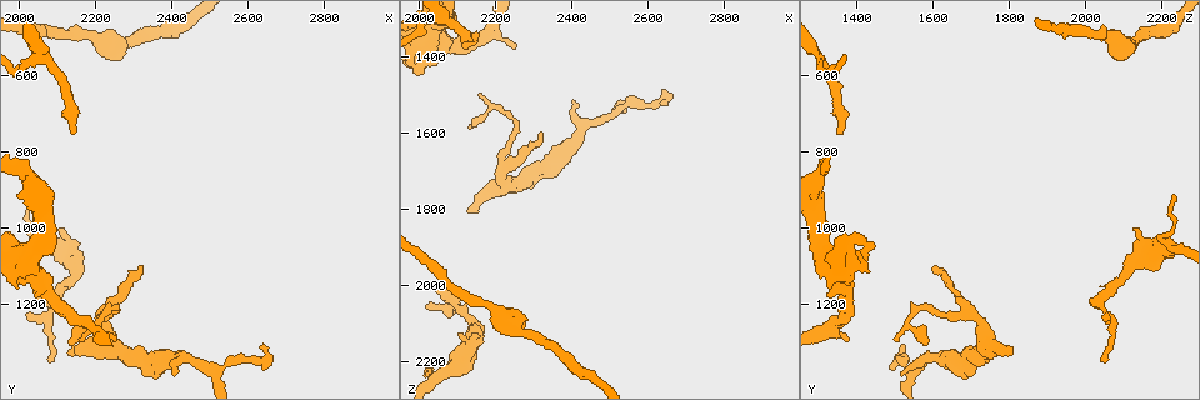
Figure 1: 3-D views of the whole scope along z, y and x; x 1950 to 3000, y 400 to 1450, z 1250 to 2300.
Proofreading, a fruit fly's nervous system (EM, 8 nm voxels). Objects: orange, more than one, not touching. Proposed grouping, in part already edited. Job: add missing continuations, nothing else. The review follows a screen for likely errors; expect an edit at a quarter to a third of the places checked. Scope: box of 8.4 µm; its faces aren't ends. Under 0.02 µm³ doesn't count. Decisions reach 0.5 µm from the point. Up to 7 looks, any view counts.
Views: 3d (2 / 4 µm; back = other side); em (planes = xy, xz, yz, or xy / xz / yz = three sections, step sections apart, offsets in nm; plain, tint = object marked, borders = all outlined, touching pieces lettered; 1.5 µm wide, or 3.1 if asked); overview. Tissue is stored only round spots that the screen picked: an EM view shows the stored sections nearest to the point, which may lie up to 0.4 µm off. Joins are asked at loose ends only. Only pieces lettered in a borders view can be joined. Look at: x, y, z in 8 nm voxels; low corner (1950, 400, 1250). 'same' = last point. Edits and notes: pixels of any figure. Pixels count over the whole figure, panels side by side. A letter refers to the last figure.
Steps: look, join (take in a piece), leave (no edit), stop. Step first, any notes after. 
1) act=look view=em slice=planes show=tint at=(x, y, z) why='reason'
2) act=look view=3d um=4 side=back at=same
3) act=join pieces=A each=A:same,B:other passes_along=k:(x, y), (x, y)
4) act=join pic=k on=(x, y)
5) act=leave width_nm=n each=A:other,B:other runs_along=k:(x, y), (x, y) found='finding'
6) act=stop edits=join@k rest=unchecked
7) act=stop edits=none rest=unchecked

act=look view=em slice=yz step=4 show=borders at=(2150, 745, 1360) why='branch stops here'

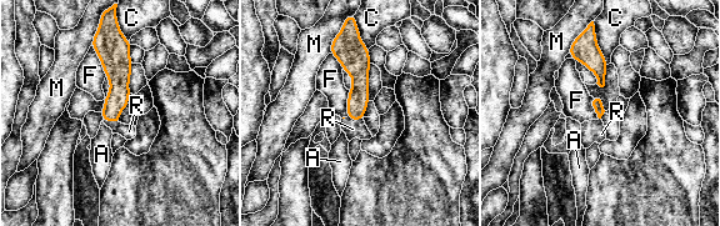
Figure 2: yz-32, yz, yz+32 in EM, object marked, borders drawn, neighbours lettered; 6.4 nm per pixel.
act=look view=em slice=planes show=borders at=same why='cut it another way'

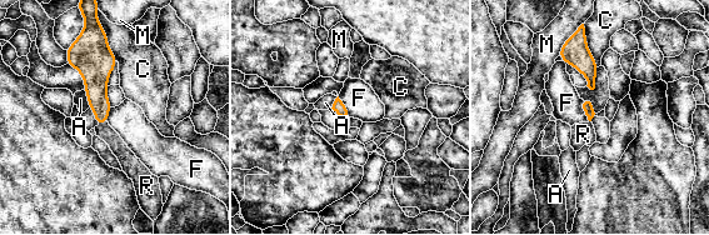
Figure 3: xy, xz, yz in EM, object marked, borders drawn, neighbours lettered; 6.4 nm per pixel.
act=join pieces=R each=A:other,C:other,F:other,M:other,R:same passes_along=3:(95, 86), (101, 124), (105, 131) found='it goes on there'

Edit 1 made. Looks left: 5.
act=look view=overview why='redraw'

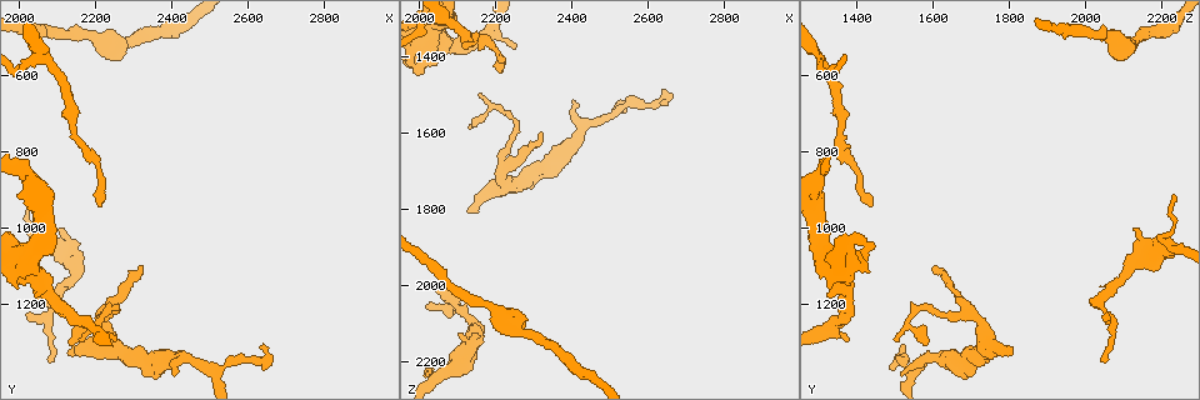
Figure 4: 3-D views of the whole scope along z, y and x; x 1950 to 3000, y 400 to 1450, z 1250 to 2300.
act=look view=3d um=4 at=(2085, 1350, 2035) why='tapers out'

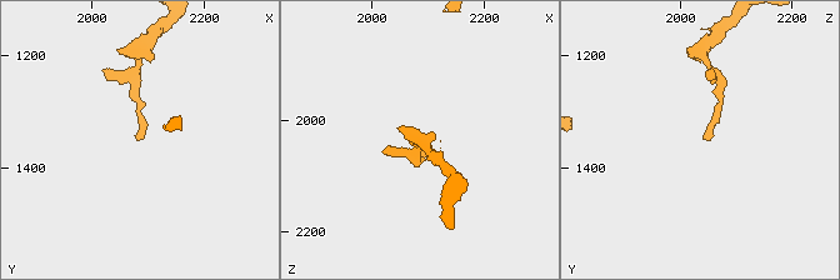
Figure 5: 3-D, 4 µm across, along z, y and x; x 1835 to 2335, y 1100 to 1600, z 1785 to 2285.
act=look view=em slice=planes show=borders at=(2080, 1345, 2035)

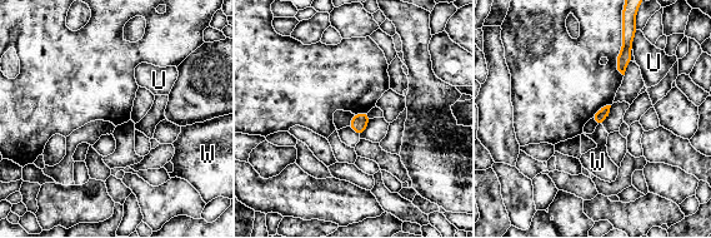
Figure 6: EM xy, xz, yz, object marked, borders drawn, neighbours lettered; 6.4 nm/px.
act=leave each=U:other,W:other found='none of them fits'

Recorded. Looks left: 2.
act=look view=em slice=xz step=8 show=tint at=(2135, 1325, 1810) why='an open end'

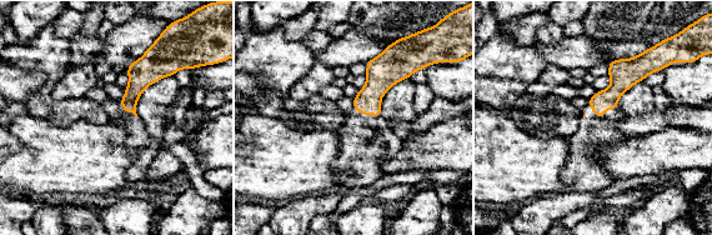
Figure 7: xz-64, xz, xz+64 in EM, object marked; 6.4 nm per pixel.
act=look view=em slice=planes show=borders at=same

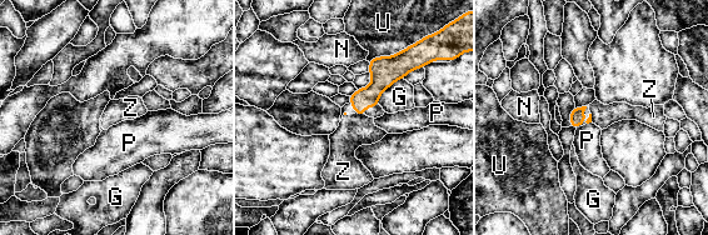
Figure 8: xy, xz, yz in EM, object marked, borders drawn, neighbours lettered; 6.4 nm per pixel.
act=join pieces=Z each=G:other,N:other,P:other,U:other,Z:same found='it goes on there'

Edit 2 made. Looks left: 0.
act=stop edits=join@3,join@8 rest=unchecked

